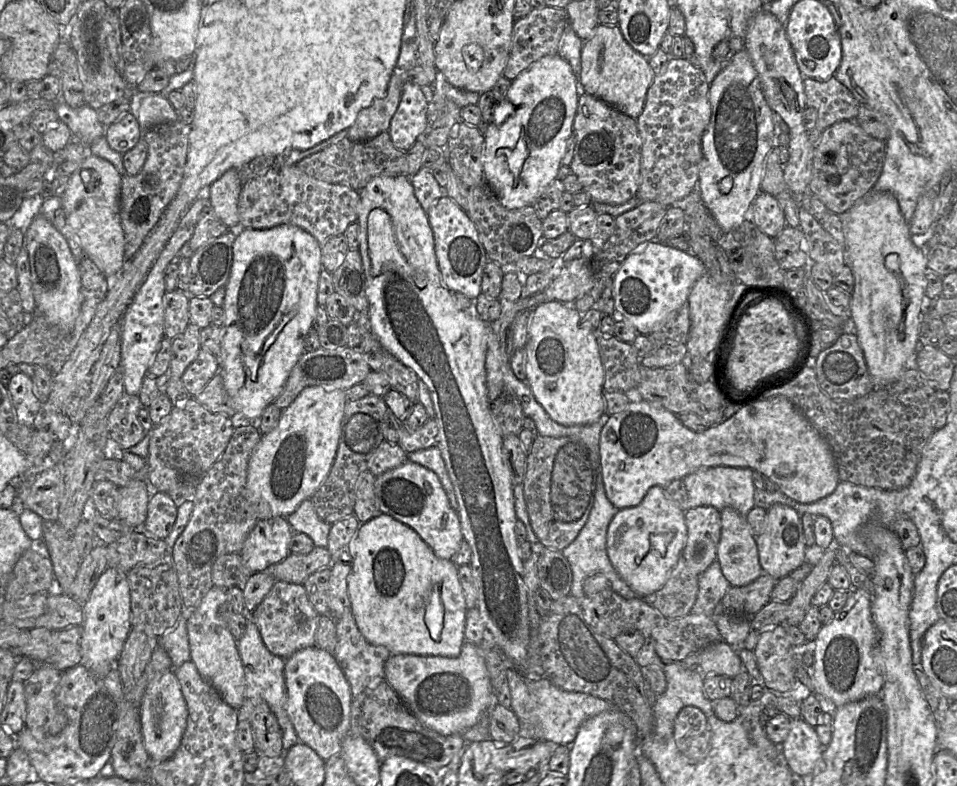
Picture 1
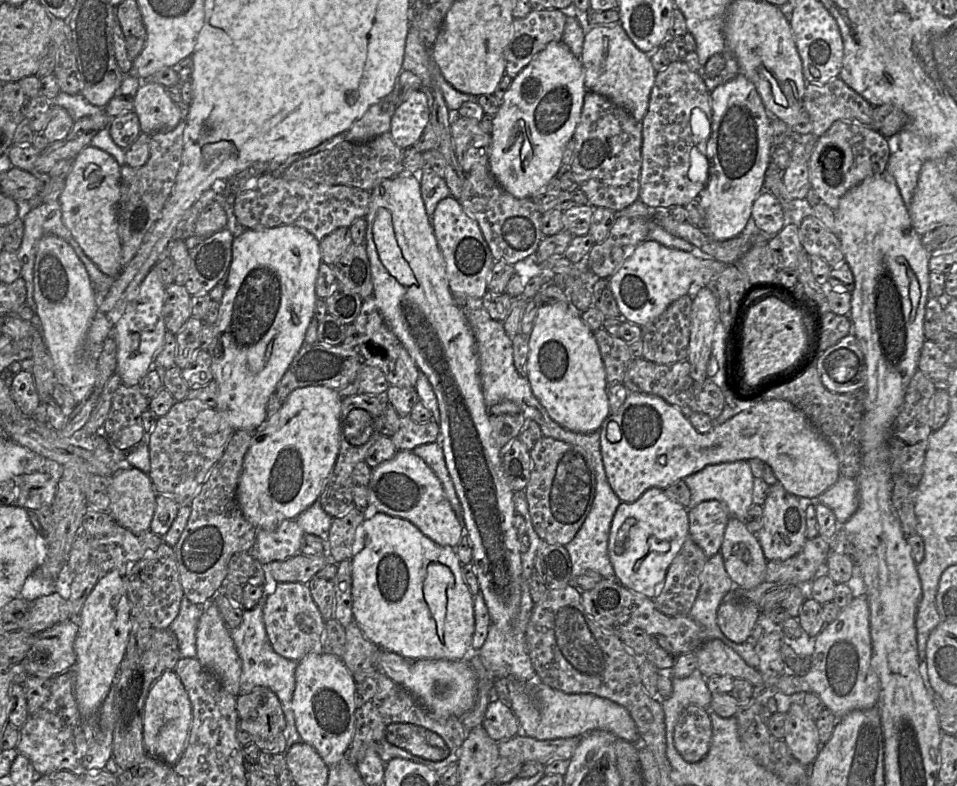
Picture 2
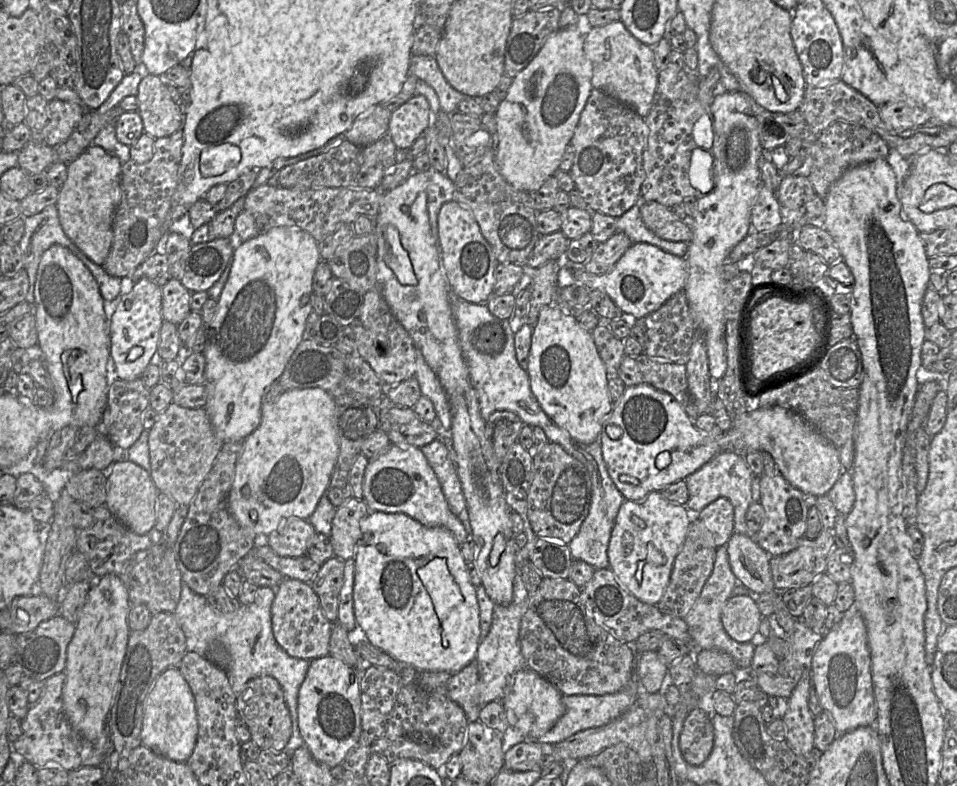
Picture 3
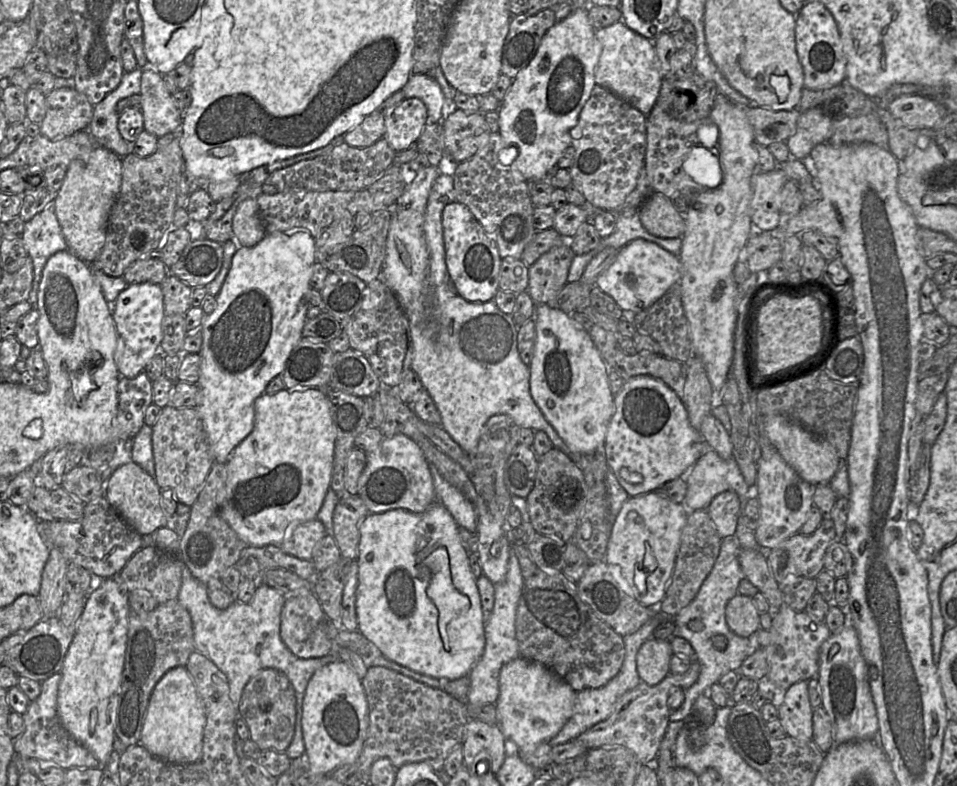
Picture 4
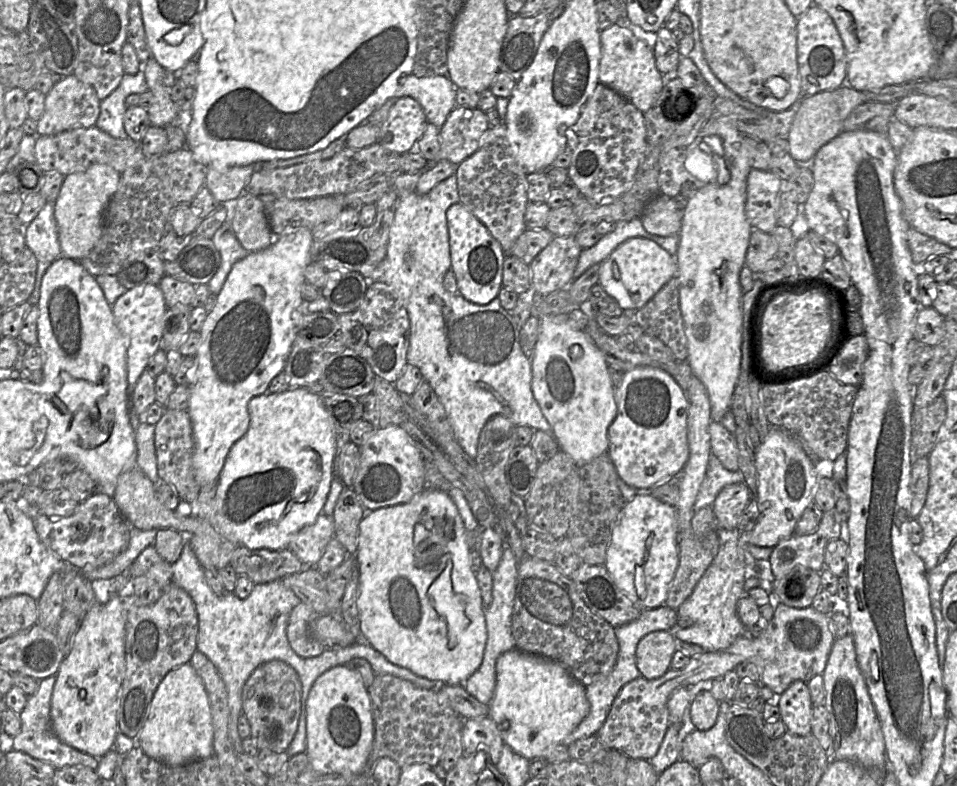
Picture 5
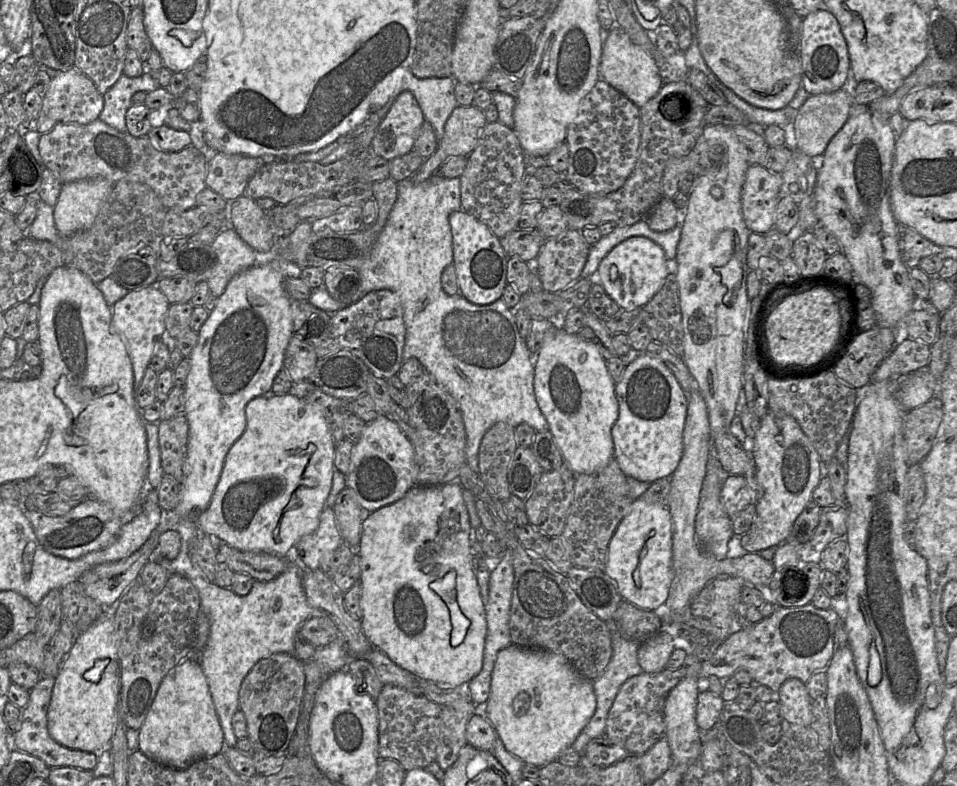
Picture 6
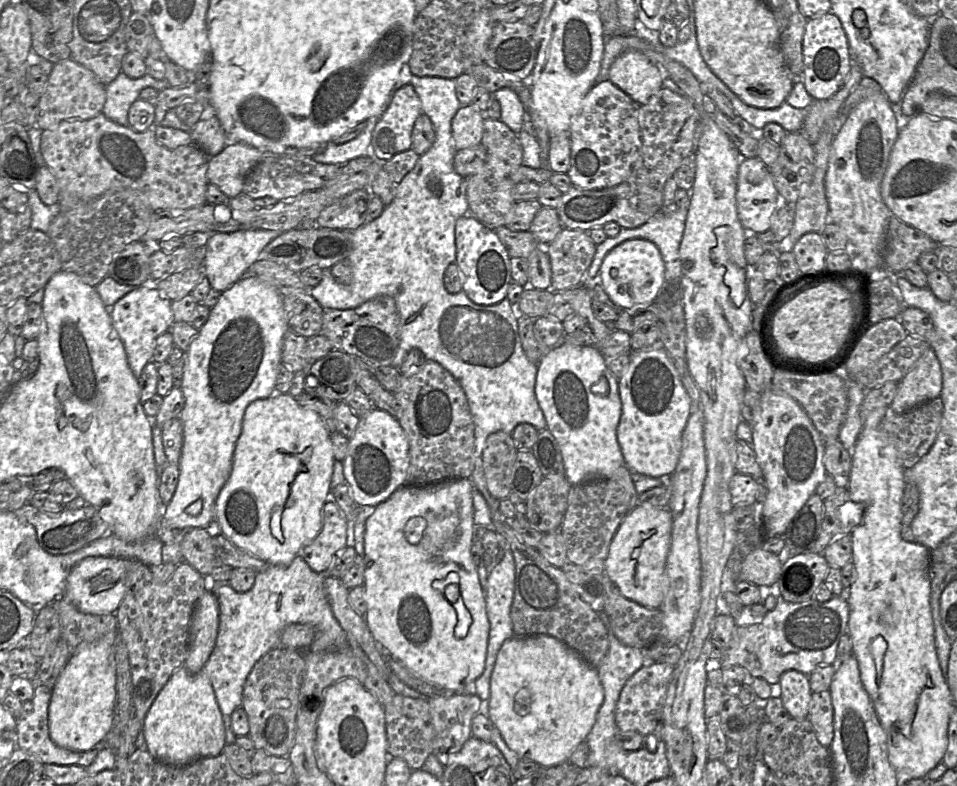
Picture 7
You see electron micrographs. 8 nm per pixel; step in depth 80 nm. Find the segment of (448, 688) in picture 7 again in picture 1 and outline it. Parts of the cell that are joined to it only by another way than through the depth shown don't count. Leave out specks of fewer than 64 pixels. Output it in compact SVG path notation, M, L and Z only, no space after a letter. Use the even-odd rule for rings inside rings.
M384 513L360 524L349 550L351 572L347 584L351 612L358 630L368 642L385 646L391 654L459 656L465 642L468 609L458 577L458 566L452 560L437 557L414 529Z

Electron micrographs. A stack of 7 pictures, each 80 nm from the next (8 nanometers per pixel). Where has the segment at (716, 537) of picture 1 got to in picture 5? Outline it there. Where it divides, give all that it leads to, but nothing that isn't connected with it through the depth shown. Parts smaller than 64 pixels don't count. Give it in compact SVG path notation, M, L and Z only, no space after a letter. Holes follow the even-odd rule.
M744 482L725 486L712 504L717 528L726 532L738 532L740 535L741 532L737 530L738 521L750 499L751 493Z

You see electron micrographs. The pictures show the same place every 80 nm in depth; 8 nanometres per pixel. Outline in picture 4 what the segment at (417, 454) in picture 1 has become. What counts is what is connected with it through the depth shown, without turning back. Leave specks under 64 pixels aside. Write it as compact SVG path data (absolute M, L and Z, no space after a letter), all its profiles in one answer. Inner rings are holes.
M429 464L429 468L433 477L434 488L438 501L446 507L449 513L453 516L458 526L465 527L469 532L476 532L477 528L477 513L470 501L452 484L450 484L438 471L435 465Z

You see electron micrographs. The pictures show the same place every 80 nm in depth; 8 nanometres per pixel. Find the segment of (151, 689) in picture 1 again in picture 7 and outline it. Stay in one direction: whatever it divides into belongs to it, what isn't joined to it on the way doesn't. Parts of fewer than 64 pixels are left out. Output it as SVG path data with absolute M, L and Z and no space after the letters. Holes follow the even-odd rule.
M182 666L172 674L151 705L142 732L147 751L168 765L186 766L197 759L223 753L226 745L224 722L213 687L203 669L191 673Z

